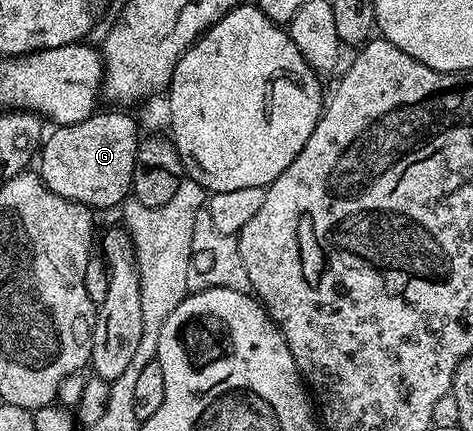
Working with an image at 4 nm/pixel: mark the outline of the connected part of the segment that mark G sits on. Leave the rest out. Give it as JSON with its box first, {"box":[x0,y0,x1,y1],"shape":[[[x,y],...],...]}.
{"box":[38,112,141,210],"shape":[[[97,112],[92,117],[82,120],[78,124],[56,126],[43,139],[38,151],[38,173],[46,188],[58,196],[71,202],[81,202],[83,206],[104,210],[107,206],[119,207],[129,197],[132,189],[132,177],[136,167],[136,151],[140,149],[141,135],[136,135],[138,122],[128,114],[103,114]]]}

